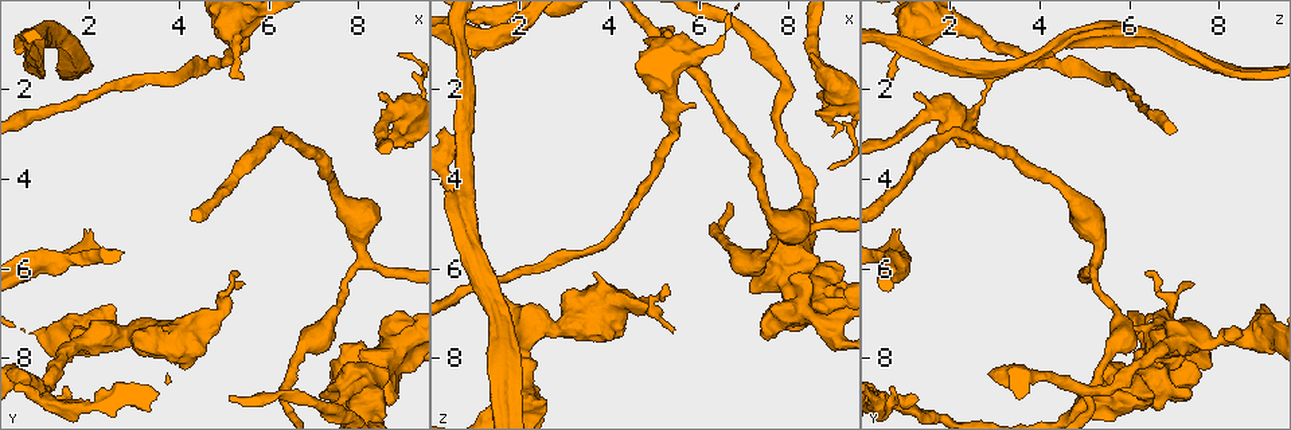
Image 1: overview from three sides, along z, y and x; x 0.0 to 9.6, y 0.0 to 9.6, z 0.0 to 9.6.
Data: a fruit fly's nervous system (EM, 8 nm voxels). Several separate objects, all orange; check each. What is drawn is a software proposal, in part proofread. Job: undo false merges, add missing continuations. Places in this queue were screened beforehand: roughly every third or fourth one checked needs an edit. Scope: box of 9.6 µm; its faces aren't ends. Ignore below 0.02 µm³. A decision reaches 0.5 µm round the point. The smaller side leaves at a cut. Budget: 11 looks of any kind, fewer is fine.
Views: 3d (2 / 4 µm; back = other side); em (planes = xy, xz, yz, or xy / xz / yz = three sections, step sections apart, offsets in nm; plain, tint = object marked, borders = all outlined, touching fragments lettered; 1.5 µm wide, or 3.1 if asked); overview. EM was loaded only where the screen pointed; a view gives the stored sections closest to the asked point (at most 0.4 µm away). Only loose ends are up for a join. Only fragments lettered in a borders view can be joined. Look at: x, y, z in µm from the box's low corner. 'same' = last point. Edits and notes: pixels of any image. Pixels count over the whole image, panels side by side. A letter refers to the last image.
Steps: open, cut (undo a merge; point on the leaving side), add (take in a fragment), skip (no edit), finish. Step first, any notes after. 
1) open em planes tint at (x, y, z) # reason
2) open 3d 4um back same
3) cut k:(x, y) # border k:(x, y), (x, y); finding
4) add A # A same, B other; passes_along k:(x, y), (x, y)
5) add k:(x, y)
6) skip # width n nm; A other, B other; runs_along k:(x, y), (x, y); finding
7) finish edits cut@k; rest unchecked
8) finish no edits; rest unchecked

open em yz step 8 tint at (5.50, 1.75, 0.60) # tapers out

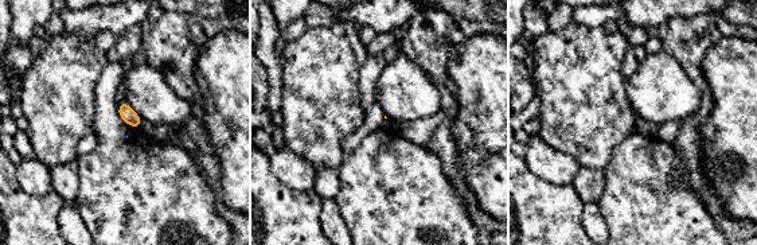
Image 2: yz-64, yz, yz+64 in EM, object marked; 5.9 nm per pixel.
open em planes borders same

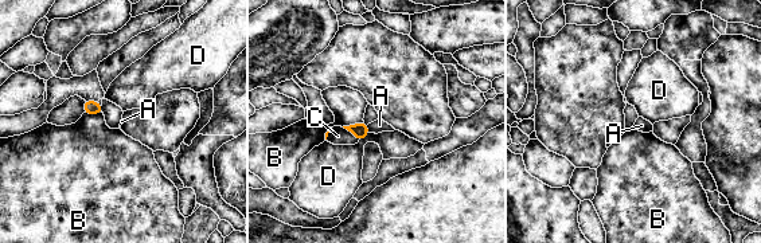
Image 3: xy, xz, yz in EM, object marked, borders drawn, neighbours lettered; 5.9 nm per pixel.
skip # A other, B other, C other, D other; border 3:(367, 124), (369, 132); none of them fits

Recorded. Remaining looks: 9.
open 3d 2um at (1.55, 1.15, 7.20) # a fork

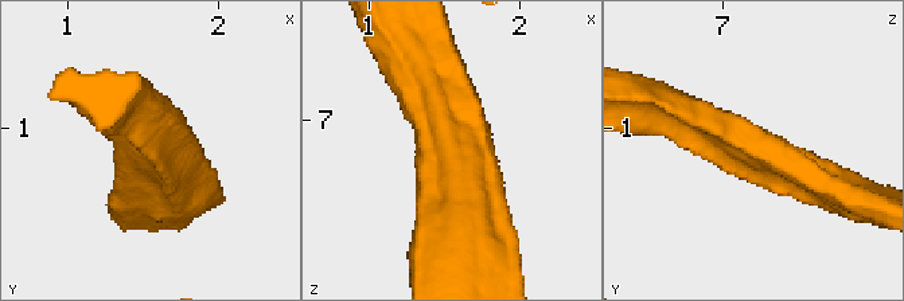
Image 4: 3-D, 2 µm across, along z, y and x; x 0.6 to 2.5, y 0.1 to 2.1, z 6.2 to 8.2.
open em yz step 4 borders at (1.56, 1.12, 7.18)

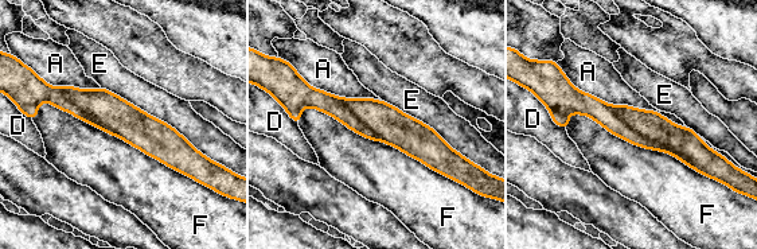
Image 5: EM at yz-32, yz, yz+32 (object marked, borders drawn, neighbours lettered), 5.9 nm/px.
cut 5:(681, 141) # A other, D other, E other, F other; border 5:(611, 107), (639, 133), (670, 152); a second neuron is stuck on

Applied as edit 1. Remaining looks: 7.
open 3d 4um at (8.05, 5.85, 5.20) # branch point

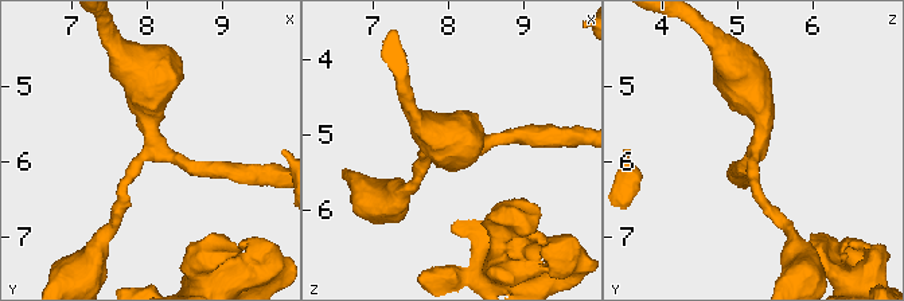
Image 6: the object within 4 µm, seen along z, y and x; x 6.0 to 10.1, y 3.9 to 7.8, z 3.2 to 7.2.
open em xy step 8 tint at (8.10, 5.80, 5.20) # arms 3; shape alone is not enough

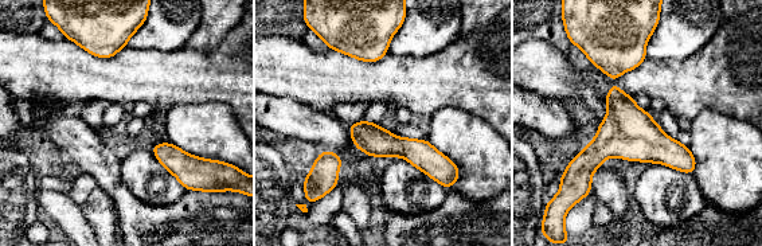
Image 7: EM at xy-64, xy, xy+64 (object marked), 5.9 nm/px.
open em planes borders same # cut it another way

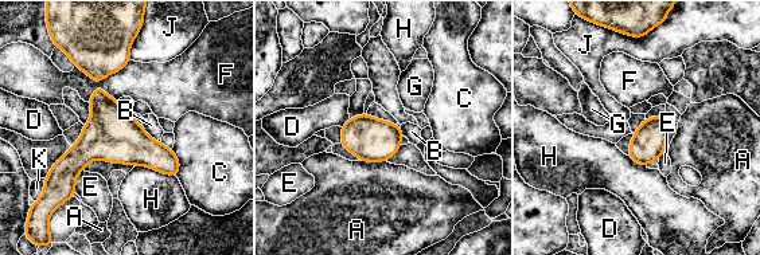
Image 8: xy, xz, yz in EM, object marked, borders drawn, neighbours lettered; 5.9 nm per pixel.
skip # A other, B other, C other, D other, E other, F other, G other, H other, J other, K other; border 8:(349, 118), (340, 126); one neuron here

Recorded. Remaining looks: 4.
open 3d 2um at (5.35, 0.75, 2.45)

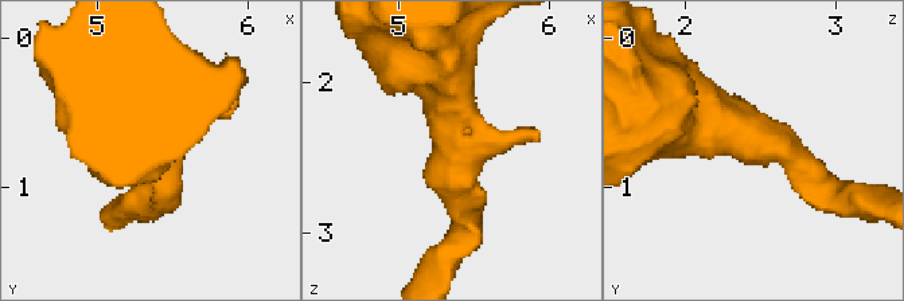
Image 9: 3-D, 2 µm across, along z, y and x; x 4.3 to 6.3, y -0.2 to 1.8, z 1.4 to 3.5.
open em planes plain at (5.34, 0.70, 2.48)

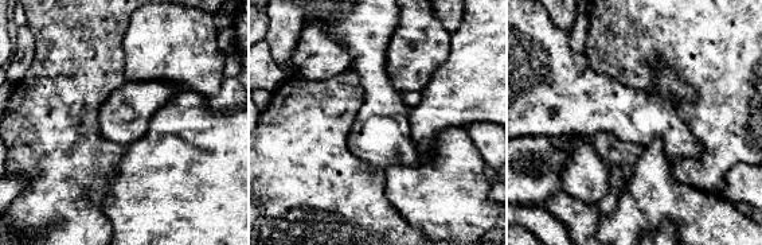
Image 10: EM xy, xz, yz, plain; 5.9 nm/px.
open em planes borders same

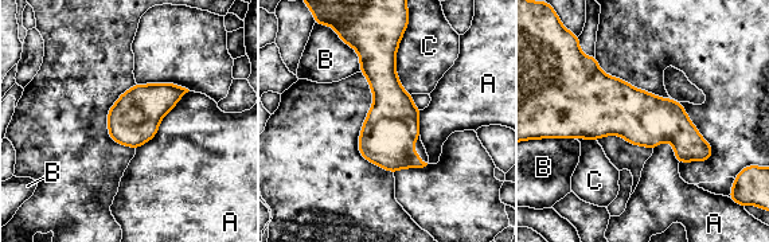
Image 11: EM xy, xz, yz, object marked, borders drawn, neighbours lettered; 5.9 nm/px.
skip # width 300 nm; A other, B other, C other; border 11:(188, 90), (136, 149); continuous, no second neuron

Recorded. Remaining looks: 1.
finish edits cut@5; rest unchecked

